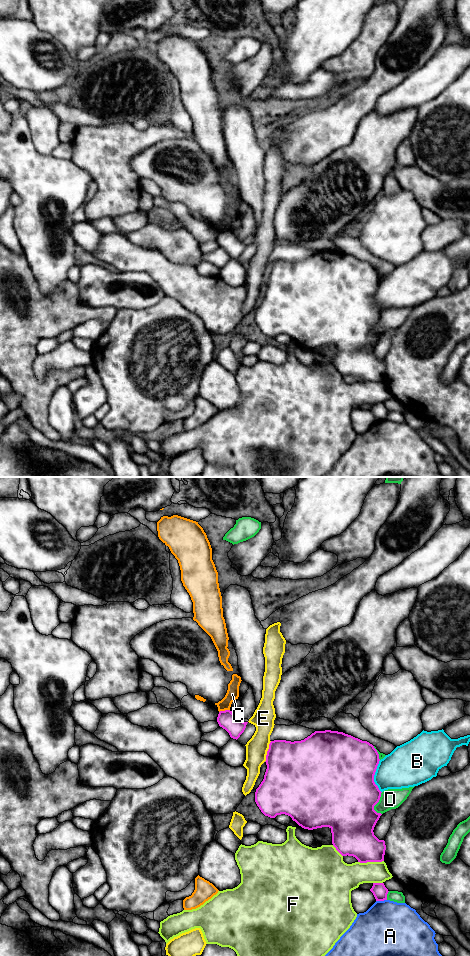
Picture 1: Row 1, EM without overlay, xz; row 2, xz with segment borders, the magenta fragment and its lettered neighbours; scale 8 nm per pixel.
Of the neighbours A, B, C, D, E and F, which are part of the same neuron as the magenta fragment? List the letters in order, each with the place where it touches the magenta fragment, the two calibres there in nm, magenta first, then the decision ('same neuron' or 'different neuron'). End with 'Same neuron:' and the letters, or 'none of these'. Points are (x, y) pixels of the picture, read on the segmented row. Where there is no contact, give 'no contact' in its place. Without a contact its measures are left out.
A: contact xz (381, 900); calibres 120 and 440 nm; different neuron
B: contact xz (373, 776); calibres 500 and 320 nm; different neuron
C: contact xz (225, 710); calibres 150 and 100 nm; different neuron
D: contact xz (376, 803); calibres 480 and 160 nm; different neuron
E: contact xz (267, 751); calibres 440 and 180 nm; different neuron
F: contact xz (370, 861); calibres 320 and 240 nm; different neuron
Same neuron: none of these

